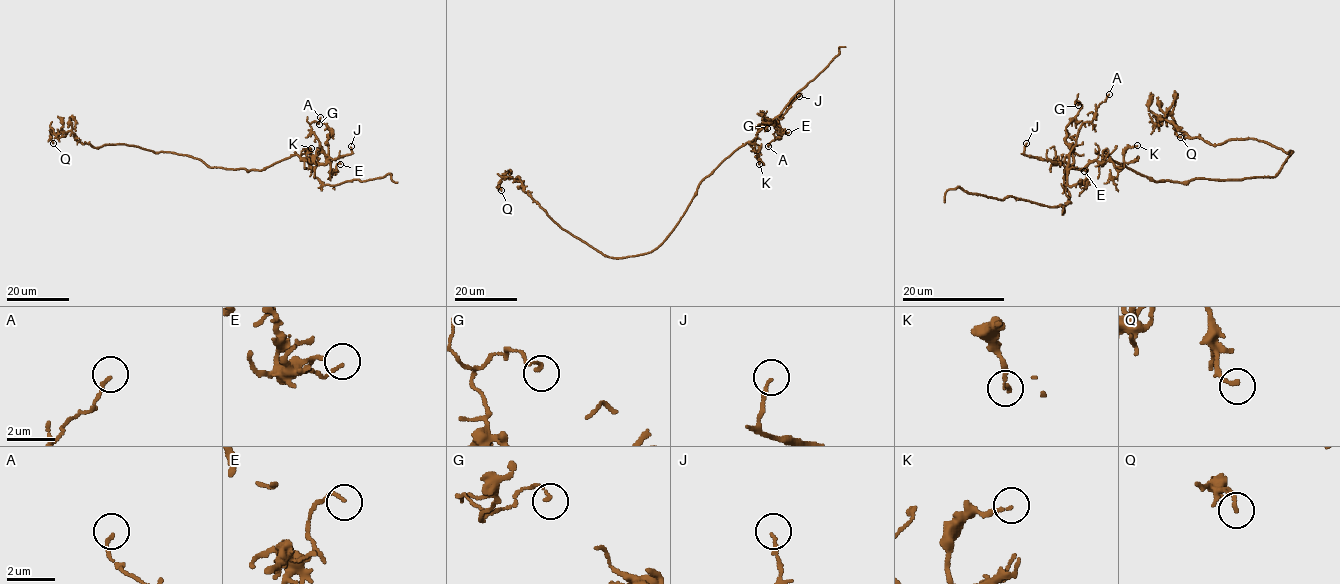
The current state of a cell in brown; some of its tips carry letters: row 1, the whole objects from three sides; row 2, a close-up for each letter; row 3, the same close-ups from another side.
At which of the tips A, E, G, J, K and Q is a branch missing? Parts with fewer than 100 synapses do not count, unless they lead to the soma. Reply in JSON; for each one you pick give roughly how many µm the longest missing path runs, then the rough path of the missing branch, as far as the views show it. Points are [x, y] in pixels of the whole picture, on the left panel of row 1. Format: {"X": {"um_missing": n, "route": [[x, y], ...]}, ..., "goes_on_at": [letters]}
{"goes_on_at": []}

